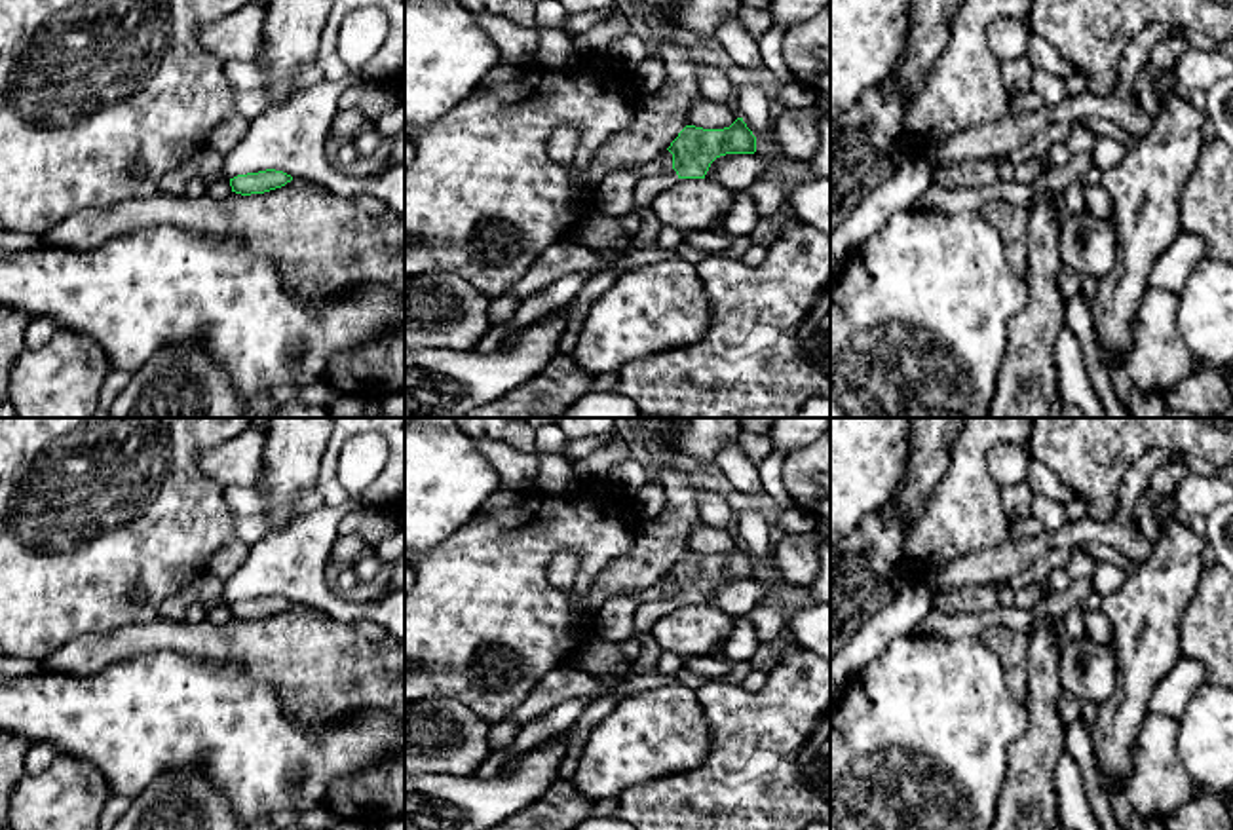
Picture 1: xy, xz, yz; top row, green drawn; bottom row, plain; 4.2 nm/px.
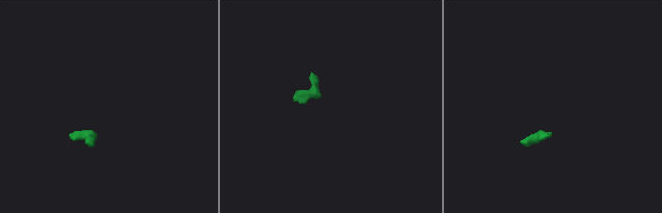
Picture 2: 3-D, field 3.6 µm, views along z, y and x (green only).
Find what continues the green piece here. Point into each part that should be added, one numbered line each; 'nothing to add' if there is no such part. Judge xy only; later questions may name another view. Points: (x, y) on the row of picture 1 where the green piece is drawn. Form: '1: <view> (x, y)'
nothing to add

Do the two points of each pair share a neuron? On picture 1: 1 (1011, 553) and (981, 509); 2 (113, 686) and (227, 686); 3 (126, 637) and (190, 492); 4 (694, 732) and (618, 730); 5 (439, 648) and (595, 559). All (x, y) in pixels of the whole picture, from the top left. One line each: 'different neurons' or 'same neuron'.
1: different neurons
2: same neuron
3: different neurons
4: same neuron
5: same neuron

